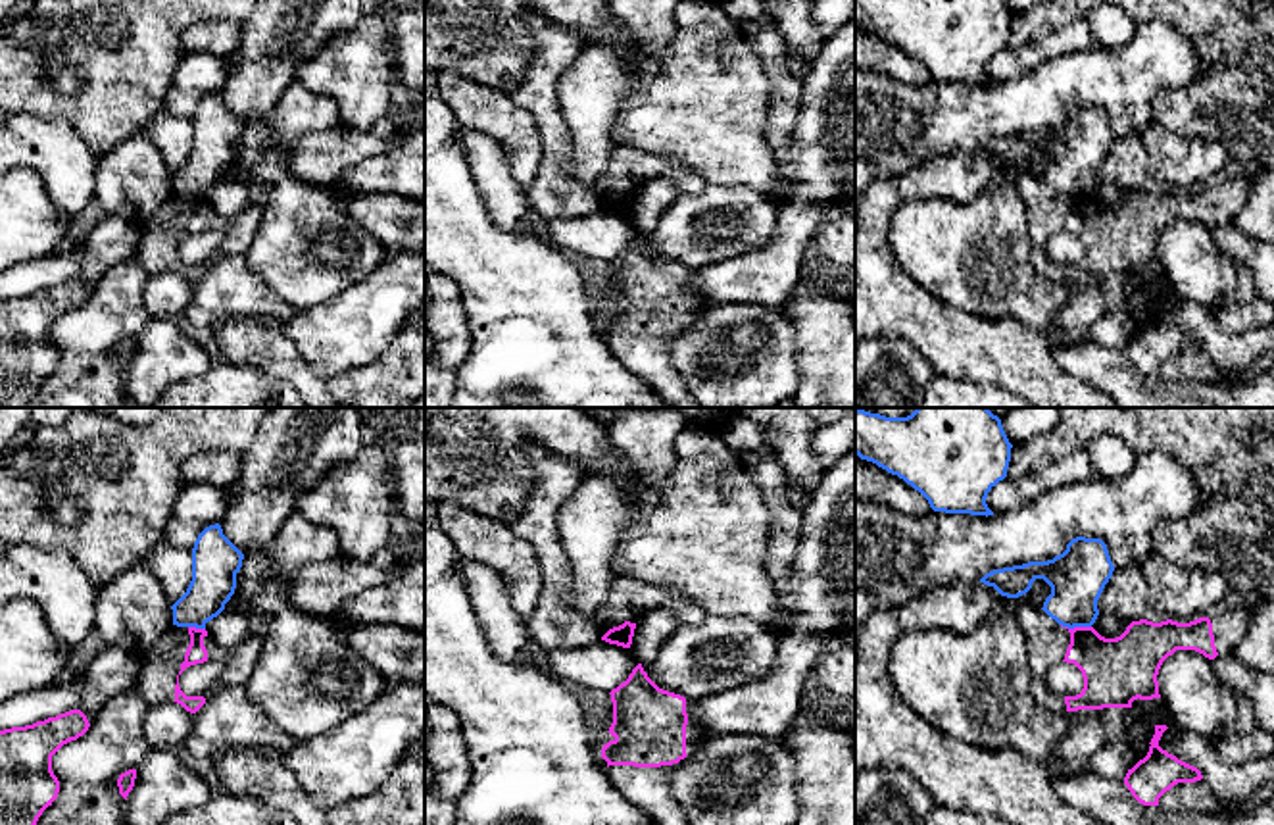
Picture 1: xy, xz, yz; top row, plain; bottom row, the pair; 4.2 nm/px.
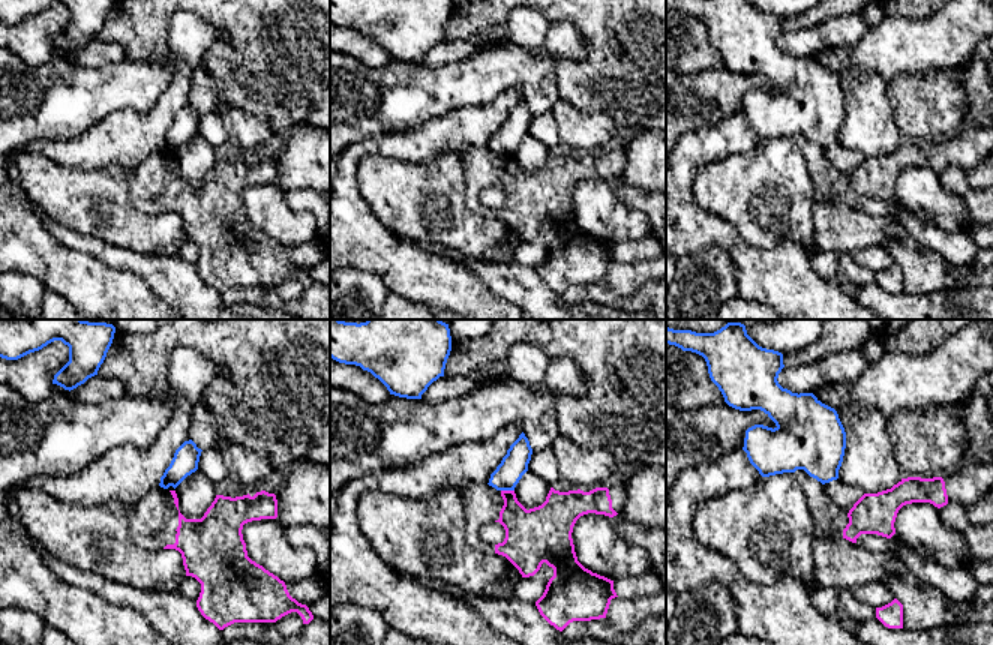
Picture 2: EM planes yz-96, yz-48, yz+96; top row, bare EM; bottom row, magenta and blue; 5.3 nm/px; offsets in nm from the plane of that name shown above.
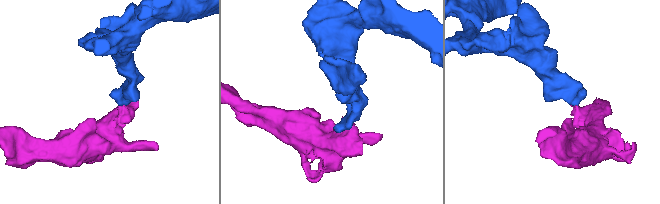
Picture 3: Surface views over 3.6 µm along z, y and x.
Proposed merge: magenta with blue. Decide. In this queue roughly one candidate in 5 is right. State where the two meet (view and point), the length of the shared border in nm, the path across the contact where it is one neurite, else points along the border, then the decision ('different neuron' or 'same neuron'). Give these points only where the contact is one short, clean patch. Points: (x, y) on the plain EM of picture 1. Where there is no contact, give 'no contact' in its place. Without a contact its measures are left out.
yz (1077, 197) | 130 nm | different neuron

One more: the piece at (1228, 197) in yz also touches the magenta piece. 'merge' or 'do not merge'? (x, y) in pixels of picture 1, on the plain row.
merge

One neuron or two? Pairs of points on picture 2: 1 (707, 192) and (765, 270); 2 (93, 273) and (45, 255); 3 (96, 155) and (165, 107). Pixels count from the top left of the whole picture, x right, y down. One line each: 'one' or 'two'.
1: two
2: one
3: one

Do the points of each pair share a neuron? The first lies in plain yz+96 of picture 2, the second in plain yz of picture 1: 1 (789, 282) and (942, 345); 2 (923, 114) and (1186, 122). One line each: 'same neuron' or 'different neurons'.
1: same neuron
2: different neurons

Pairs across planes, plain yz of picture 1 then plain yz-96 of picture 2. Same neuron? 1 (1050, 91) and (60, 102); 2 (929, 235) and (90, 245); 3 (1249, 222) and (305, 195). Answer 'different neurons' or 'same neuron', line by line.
1: same neuron
2: different neurons
3: different neurons

